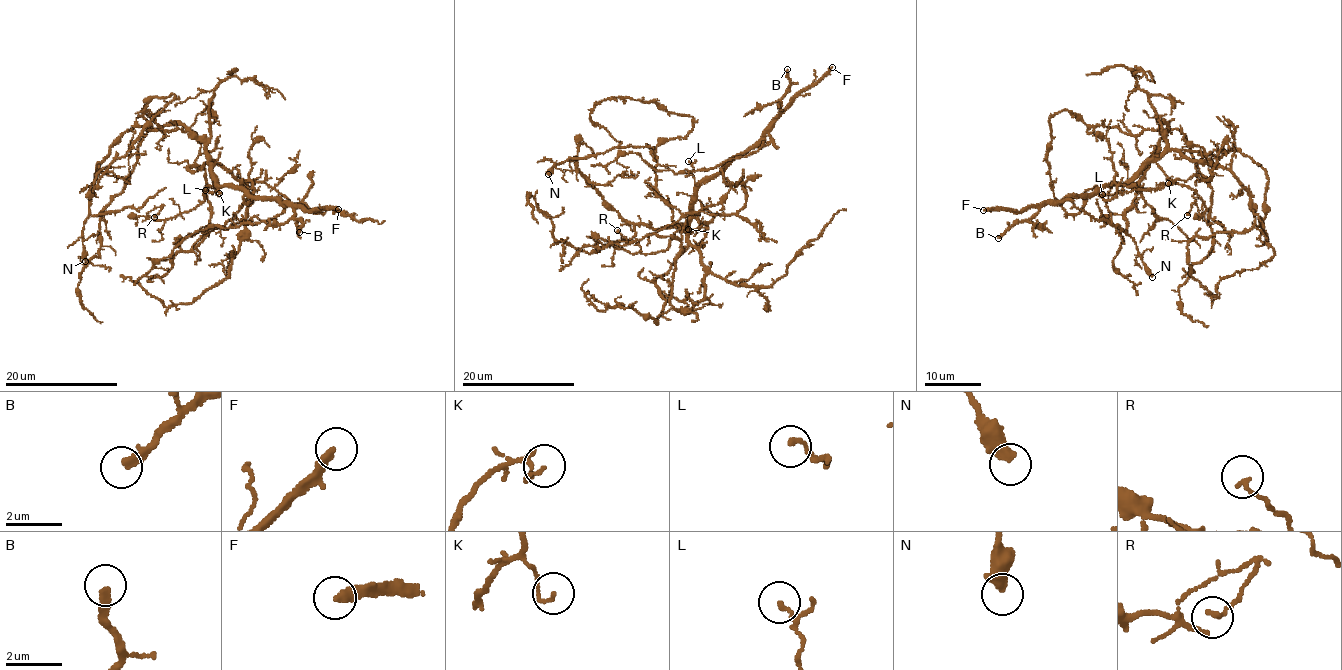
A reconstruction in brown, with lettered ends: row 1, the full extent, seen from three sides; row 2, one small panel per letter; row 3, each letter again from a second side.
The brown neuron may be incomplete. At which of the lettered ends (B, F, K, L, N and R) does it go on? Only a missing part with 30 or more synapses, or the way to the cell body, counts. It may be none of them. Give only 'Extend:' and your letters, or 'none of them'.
Extend: B, F

